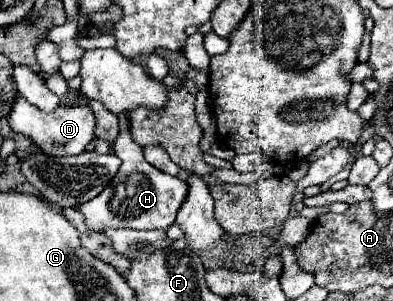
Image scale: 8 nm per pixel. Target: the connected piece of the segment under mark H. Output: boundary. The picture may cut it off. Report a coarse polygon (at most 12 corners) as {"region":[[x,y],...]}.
{"region":[[126,113],[114,153],[122,167],[76,207],[90,231],[168,229],[186,197],[180,177],[144,159]]}

